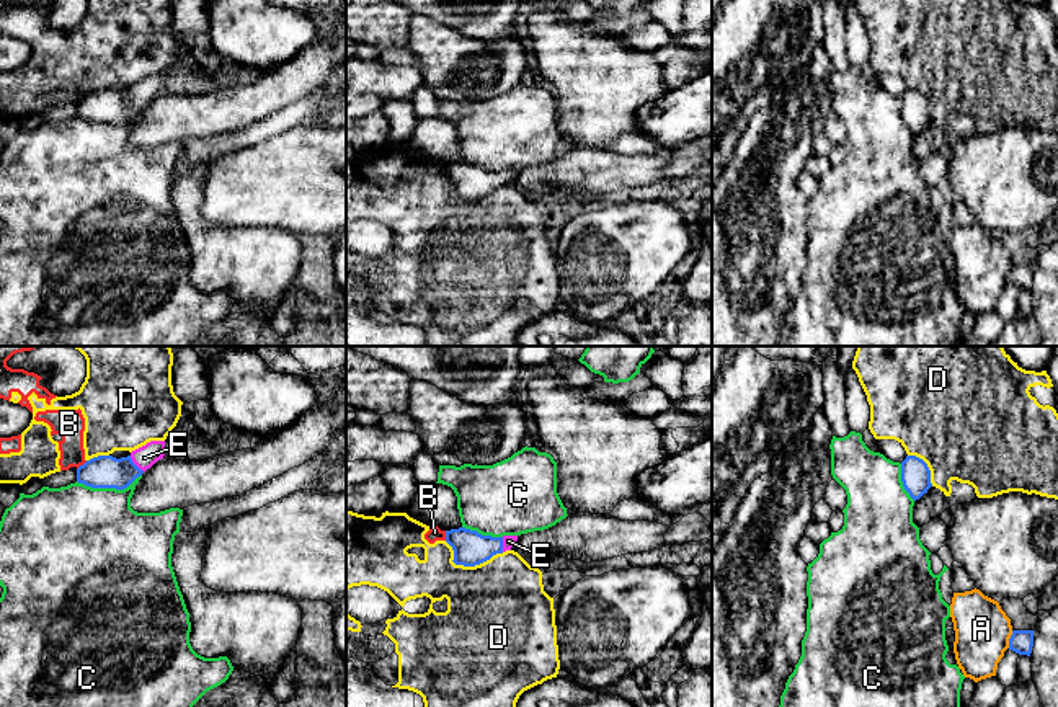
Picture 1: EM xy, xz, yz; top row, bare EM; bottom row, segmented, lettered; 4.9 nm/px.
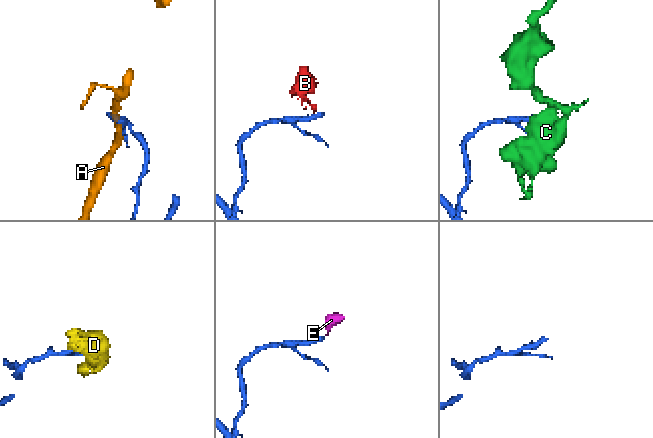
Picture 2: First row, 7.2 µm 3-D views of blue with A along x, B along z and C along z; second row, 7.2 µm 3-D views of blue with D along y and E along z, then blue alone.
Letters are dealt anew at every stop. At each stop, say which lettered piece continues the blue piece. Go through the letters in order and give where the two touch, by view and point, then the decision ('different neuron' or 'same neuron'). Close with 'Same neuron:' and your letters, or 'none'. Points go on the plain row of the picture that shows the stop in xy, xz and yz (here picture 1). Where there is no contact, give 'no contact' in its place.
A: yz (1009, 273) | different neuron
B: xy (84, 98) | different neuron
C: xy (108, 121) | different neuron
D: xz (469, 200) | different neuron
E: xy (134, 98) | same neuron
Same neuron: E

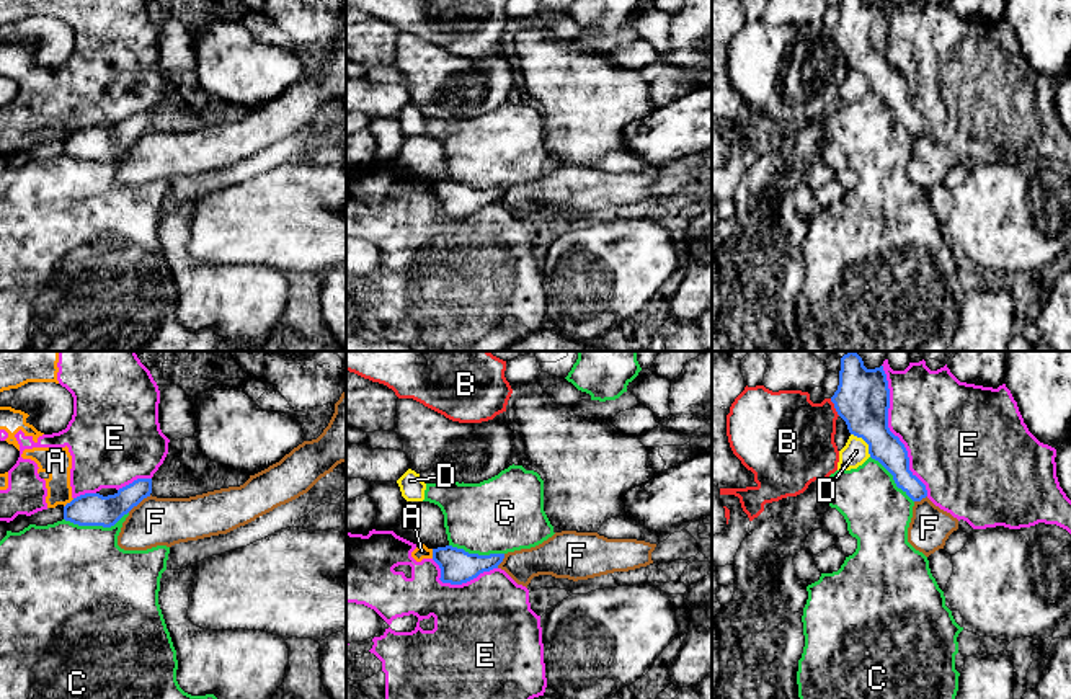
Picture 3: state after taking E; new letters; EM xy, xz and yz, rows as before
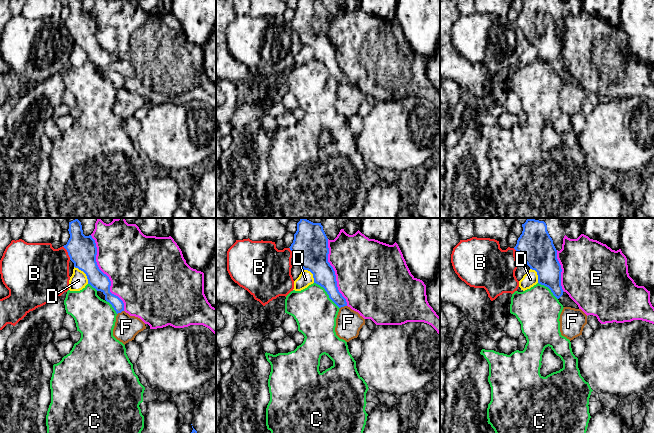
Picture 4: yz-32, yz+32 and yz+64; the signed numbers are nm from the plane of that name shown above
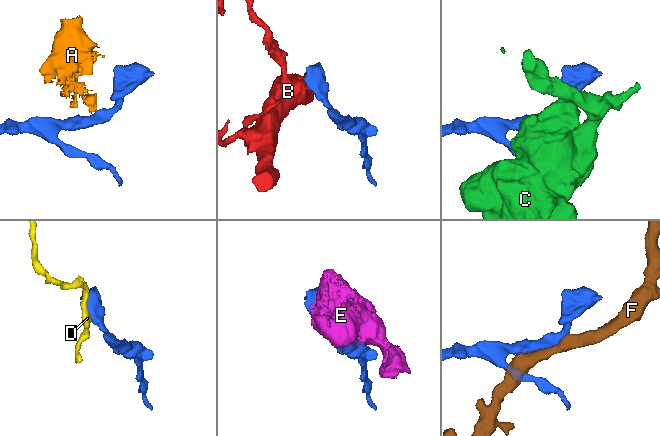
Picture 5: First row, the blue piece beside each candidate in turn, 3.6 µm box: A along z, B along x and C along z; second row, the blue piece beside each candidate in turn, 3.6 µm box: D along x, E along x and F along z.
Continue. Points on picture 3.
A: xy (71, 136) | different neuron
B: yz (835, 41) | different neuron
C: xy (95, 159) | different neuron
D: yz (866, 75) | different neuron
E: yz (890, 66) | different neuron
F: xy (139, 136) | different neuron
Same neuron: none

